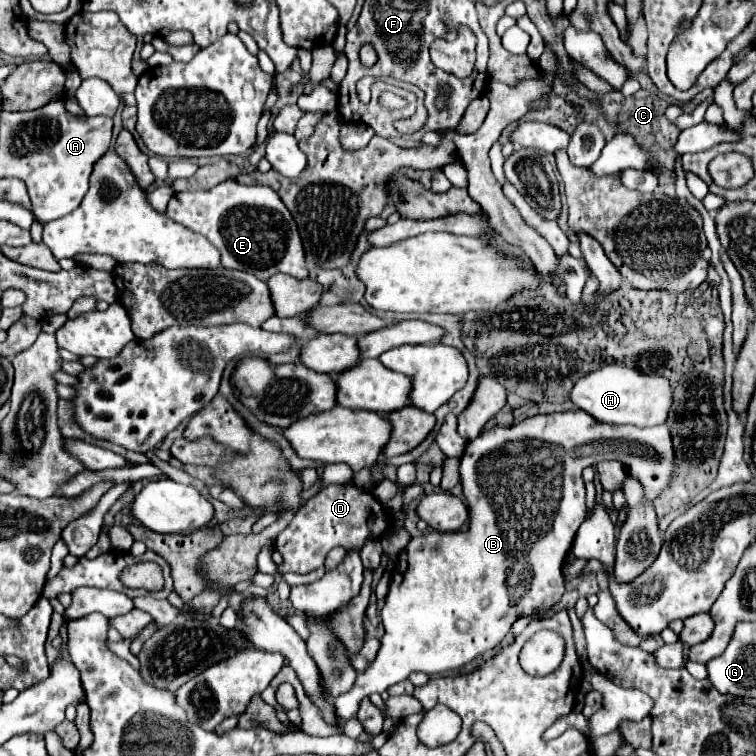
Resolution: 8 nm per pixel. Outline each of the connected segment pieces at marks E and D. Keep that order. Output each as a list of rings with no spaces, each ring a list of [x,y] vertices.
[[[228,179],[208,191],[184,191],[174,193],[166,209],[168,217],[194,233],[204,235],[222,255],[222,267],[248,271],[262,281],[274,273],[288,273],[296,279],[308,277],[304,247],[278,193],[264,185],[240,185]]]
[[[354,483],[328,485],[316,497],[308,499],[302,505],[302,509],[294,515],[292,523],[274,541],[274,549],[278,549],[284,557],[280,571],[310,573],[324,565],[324,559],[330,549],[344,547],[346,551],[360,551],[368,539],[380,539],[390,527],[390,515],[372,493],[358,489]]]

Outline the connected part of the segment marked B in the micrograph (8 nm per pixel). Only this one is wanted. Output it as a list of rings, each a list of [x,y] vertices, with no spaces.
[[[578,409],[534,415],[512,427],[494,425],[490,431],[470,441],[460,459],[460,481],[470,509],[470,527],[460,533],[428,533],[410,539],[404,549],[406,563],[402,563],[400,557],[396,573],[392,575],[386,605],[382,609],[386,633],[382,637],[378,657],[362,675],[358,675],[354,687],[336,699],[336,719],[346,723],[358,713],[362,697],[382,693],[388,687],[408,679],[408,675],[414,671],[438,675],[474,661],[482,653],[498,647],[514,621],[520,617],[546,617],[546,613],[564,595],[562,565],[574,543],[576,531],[586,517],[582,491],[584,483],[580,477],[582,469],[608,459],[616,459],[624,465],[626,473],[642,485],[646,501],[654,501],[664,489],[672,485],[676,457],[668,425],[650,429],[608,425]]]

